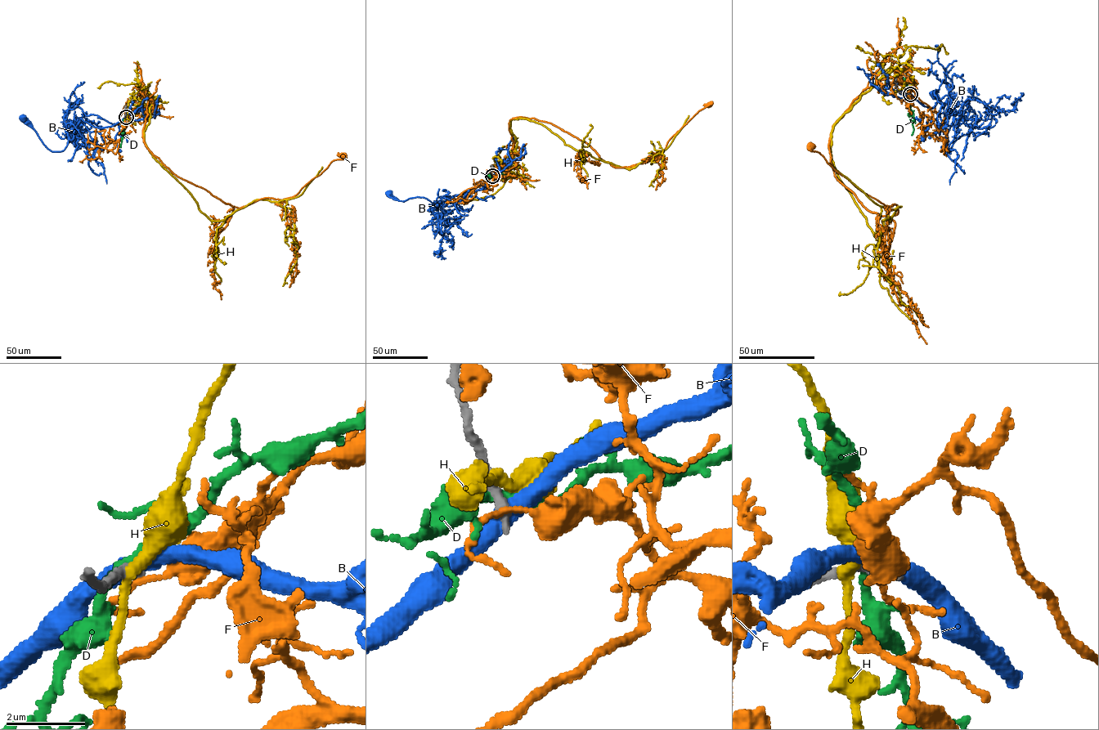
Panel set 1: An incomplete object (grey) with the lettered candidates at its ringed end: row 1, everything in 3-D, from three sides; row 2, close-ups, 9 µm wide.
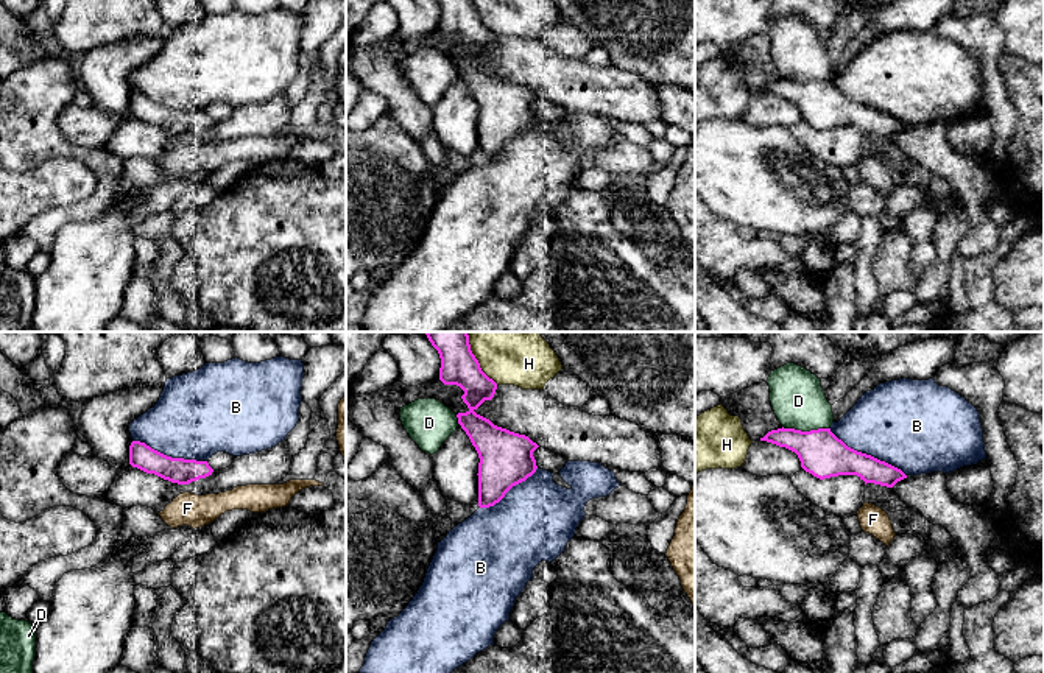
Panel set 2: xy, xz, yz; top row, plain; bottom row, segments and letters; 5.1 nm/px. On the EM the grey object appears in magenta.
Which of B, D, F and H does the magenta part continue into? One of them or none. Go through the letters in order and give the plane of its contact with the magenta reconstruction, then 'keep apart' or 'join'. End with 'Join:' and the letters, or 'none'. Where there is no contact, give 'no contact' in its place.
B: meets magenta in yz; keep apart
D: meets magenta in yz; keep apart
F: no contact; keep apart
H: meets magenta in xz; keep apart
Join: none

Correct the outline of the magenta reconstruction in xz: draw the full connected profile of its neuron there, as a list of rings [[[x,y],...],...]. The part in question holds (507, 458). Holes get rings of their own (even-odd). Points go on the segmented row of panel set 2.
[[[425,332],[441,358],[439,380],[457,385],[464,394],[466,413],[458,413],[458,424],[475,447],[478,463],[478,506],[499,503],[516,484],[531,477],[538,466],[533,452],[539,447],[528,436],[494,425],[475,413],[496,394],[497,383],[480,368],[471,351],[467,332]]]

